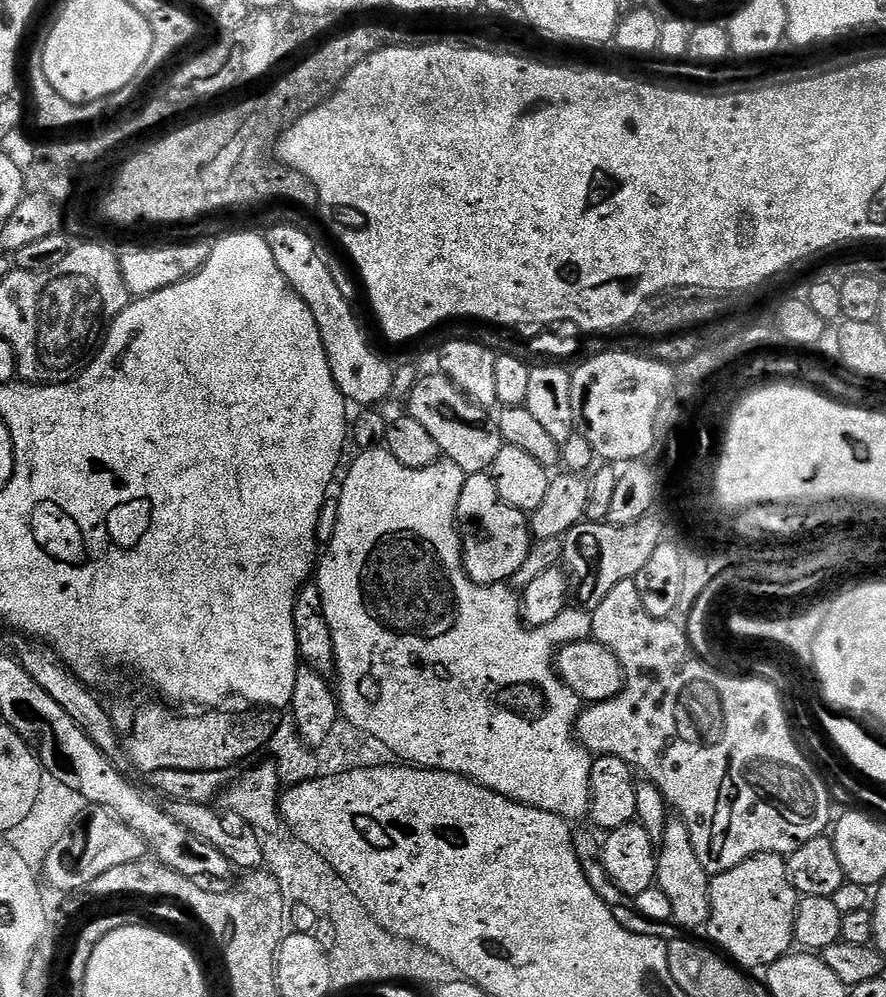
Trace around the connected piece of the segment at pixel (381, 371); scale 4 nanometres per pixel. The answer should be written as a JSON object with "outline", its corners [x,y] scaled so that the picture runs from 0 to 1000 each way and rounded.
{"outline":[[[316,225],[300,233],[300,240],[305,255],[309,255],[309,263],[314,263],[314,271],[318,271],[323,283],[337,295],[341,303],[350,307],[350,315],[354,315],[354,323],[359,323],[363,347],[372,363],[372,375],[377,375],[377,383],[389,401],[398,406],[406,405],[402,407],[424,407],[428,406],[424,405],[428,401],[439,400],[444,366],[438,366],[415,346],[415,341],[397,314],[397,305],[393,302],[392,295],[384,290],[374,267],[366,262],[356,239],[330,225]]]}

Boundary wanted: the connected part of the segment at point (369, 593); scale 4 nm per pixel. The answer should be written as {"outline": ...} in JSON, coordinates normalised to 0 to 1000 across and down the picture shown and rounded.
{"outline":[[[433,447],[407,452],[405,456],[394,467],[393,474],[392,469],[387,474],[388,486],[381,493],[381,526],[377,529],[376,539],[368,546],[370,555],[360,559],[354,574],[354,585],[361,590],[366,619],[377,640],[377,678],[384,681],[381,705],[387,719],[440,748],[447,759],[462,767],[511,774],[527,782],[536,782],[571,800],[584,802],[586,806],[624,814],[642,824],[658,823],[655,821],[658,818],[660,821],[668,809],[666,772],[670,758],[650,737],[650,722],[657,713],[657,703],[652,696],[648,696],[648,692],[643,692],[643,688],[632,683],[625,663],[633,648],[667,639],[667,617],[658,609],[642,608],[634,616],[630,616],[630,620],[625,620],[625,624],[602,630],[591,624],[588,599],[572,585],[537,586],[530,581],[524,570],[524,551],[519,549],[519,535],[515,529],[515,509],[517,499],[521,499],[526,474],[512,462],[498,459],[480,469],[464,469],[454,467],[454,463],[449,463],[449,459],[445,459],[445,455],[440,455]]]}

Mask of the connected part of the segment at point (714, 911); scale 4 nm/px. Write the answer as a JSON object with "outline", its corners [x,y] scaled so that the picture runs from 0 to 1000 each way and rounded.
{"outline":[[[871,855],[848,859],[842,865],[828,869],[828,873],[809,875],[802,880],[801,889],[801,921],[797,928],[797,936],[805,943],[802,946],[818,960],[825,961],[836,972],[866,972],[868,967],[880,963],[895,954],[896,917],[901,896],[889,880],[889,868],[886,860],[876,859]]]}

